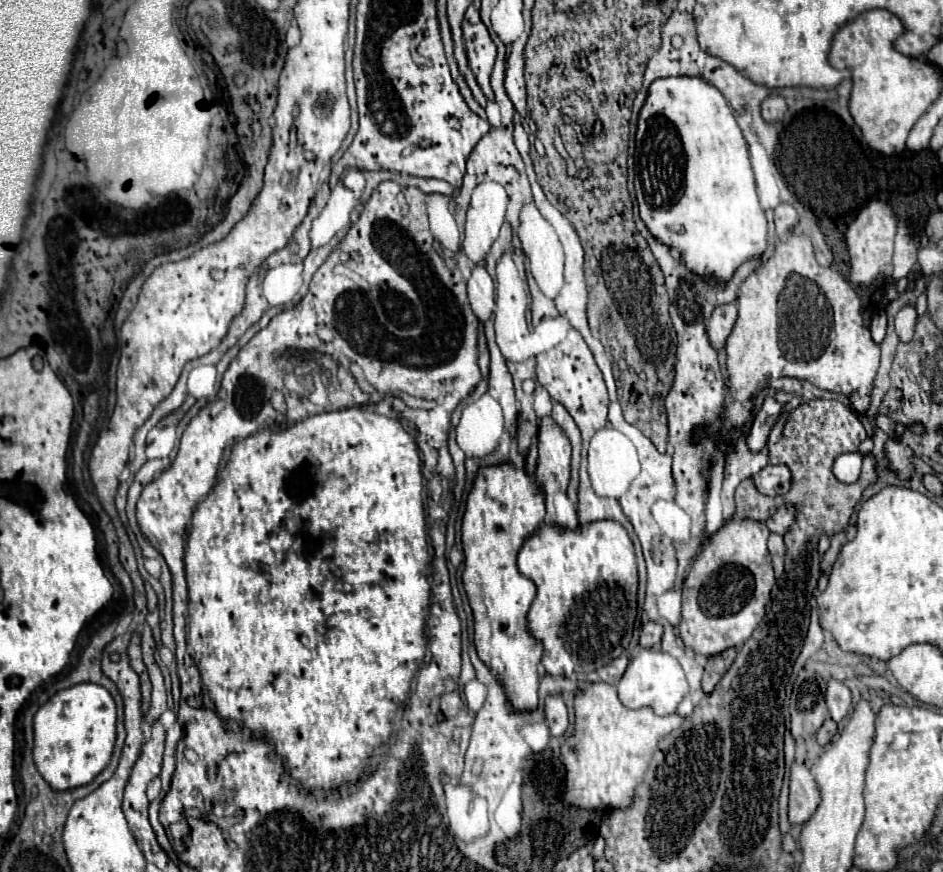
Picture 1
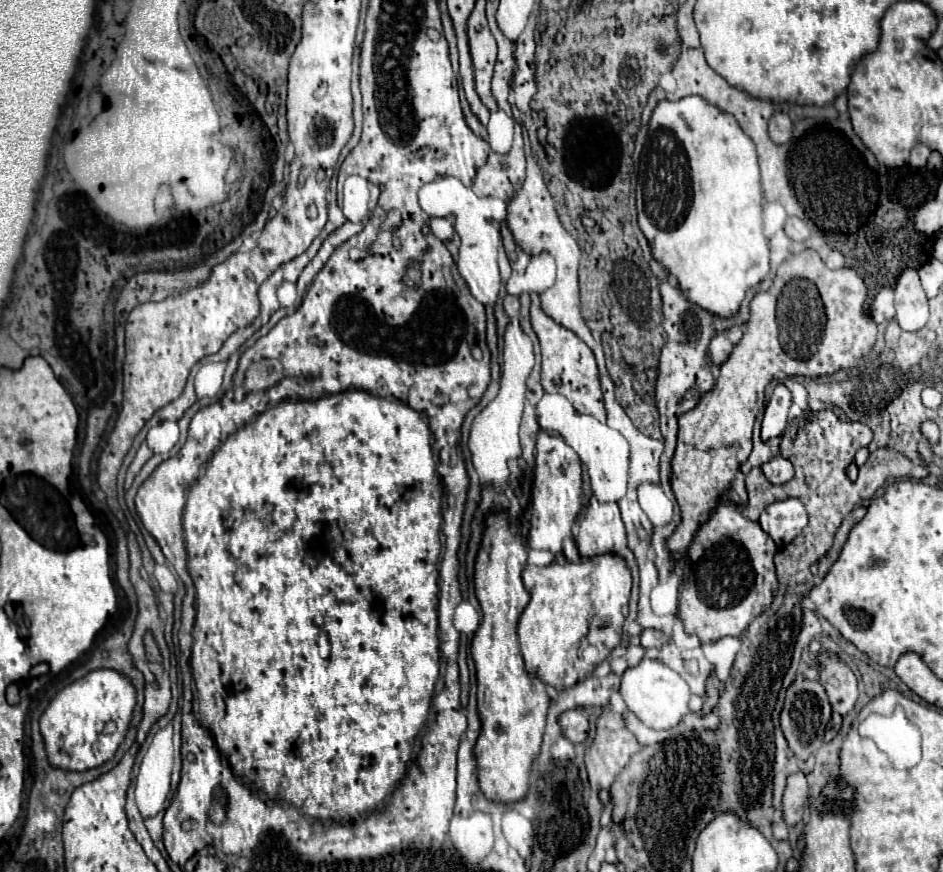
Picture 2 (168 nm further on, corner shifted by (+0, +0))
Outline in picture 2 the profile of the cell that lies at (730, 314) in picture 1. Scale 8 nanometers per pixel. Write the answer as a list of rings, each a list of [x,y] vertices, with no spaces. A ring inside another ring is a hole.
[[[731,327],[731,329],[719,333],[719,335],[715,335],[715,337],[711,339],[709,355],[711,355],[711,361],[713,361],[715,367],[723,365],[723,363],[729,359],[733,347],[741,341],[741,337],[743,337],[741,327]]]

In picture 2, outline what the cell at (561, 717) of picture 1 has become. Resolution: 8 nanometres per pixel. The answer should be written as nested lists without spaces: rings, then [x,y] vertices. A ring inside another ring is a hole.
[[[565,711],[559,719],[561,727],[563,727],[563,735],[567,739],[571,739],[573,743],[583,743],[589,735],[589,719],[583,711]]]

